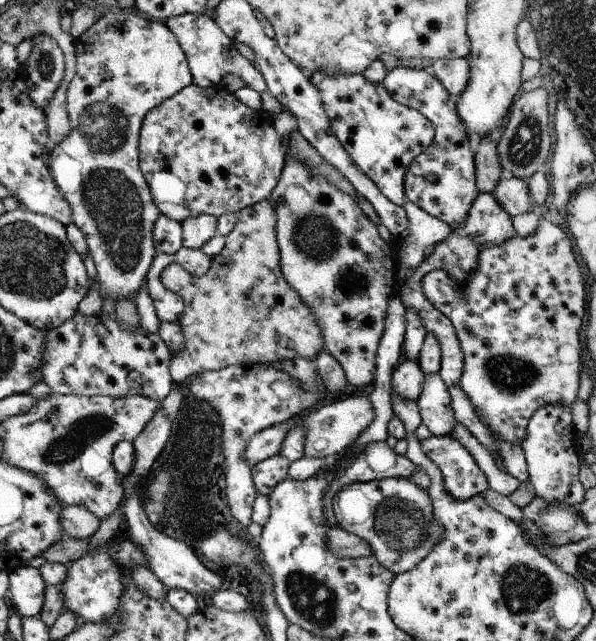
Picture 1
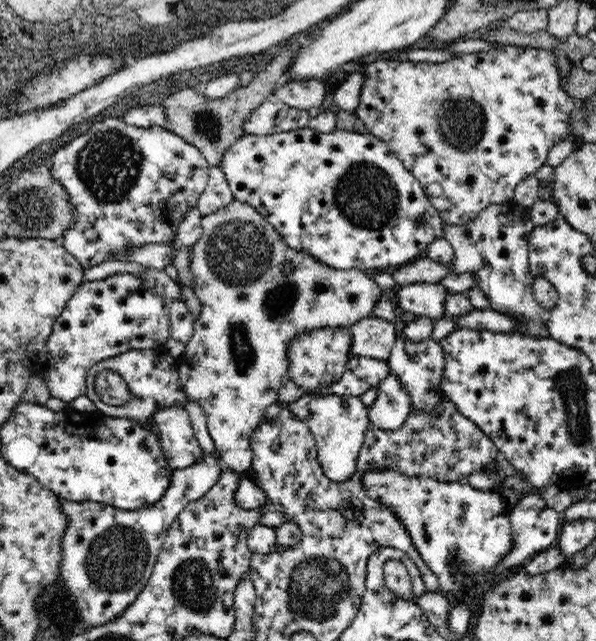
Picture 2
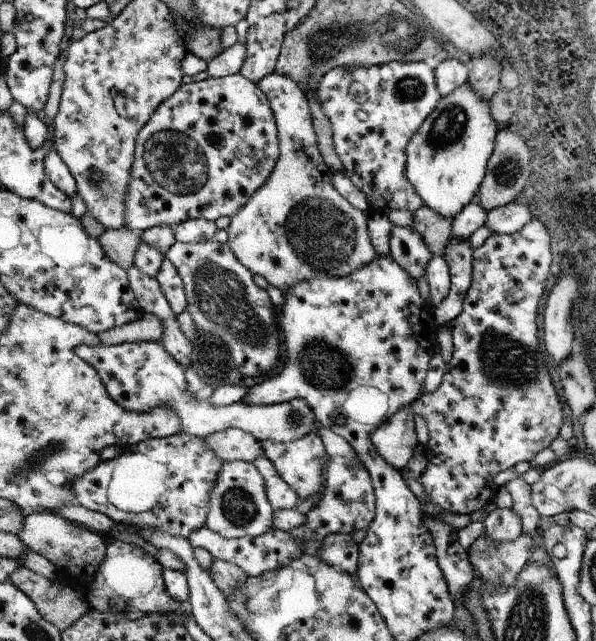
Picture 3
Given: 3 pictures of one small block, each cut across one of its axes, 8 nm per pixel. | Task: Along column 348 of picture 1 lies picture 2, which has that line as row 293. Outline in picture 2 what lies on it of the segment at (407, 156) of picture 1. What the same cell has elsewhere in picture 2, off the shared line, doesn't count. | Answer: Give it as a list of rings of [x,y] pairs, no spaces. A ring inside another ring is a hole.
[[[128,272],[84,282],[54,322],[54,330],[38,358],[50,396],[70,406],[76,398],[86,396],[86,374],[100,360],[120,356],[128,350],[164,350],[166,342],[172,338],[172,324],[164,302],[162,296],[152,294],[142,278]]]

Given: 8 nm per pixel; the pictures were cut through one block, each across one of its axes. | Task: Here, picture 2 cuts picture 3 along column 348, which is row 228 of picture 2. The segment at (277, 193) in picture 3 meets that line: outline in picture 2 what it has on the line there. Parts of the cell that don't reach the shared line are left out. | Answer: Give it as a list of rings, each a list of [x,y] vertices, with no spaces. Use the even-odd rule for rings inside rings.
[[[234,200],[224,210],[202,216],[202,234],[188,250],[192,270],[192,290],[202,304],[202,312],[194,322],[194,334],[186,344],[186,352],[178,358],[184,372],[180,374],[182,392],[188,402],[198,404],[208,416],[208,430],[216,442],[216,452],[224,468],[246,476],[252,468],[252,436],[262,424],[268,406],[278,402],[278,390],[288,370],[288,342],[298,332],[314,328],[352,328],[358,320],[374,316],[374,304],[386,292],[358,268],[338,270],[318,258],[290,248],[276,228],[250,208]]]

